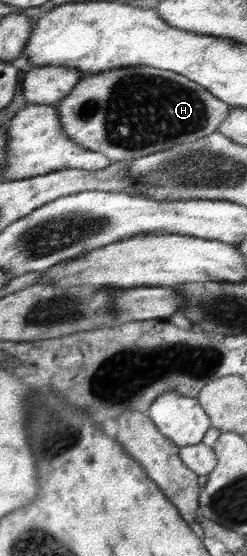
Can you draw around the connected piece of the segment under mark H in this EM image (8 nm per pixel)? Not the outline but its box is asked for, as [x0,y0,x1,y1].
[56,65,231,162]

